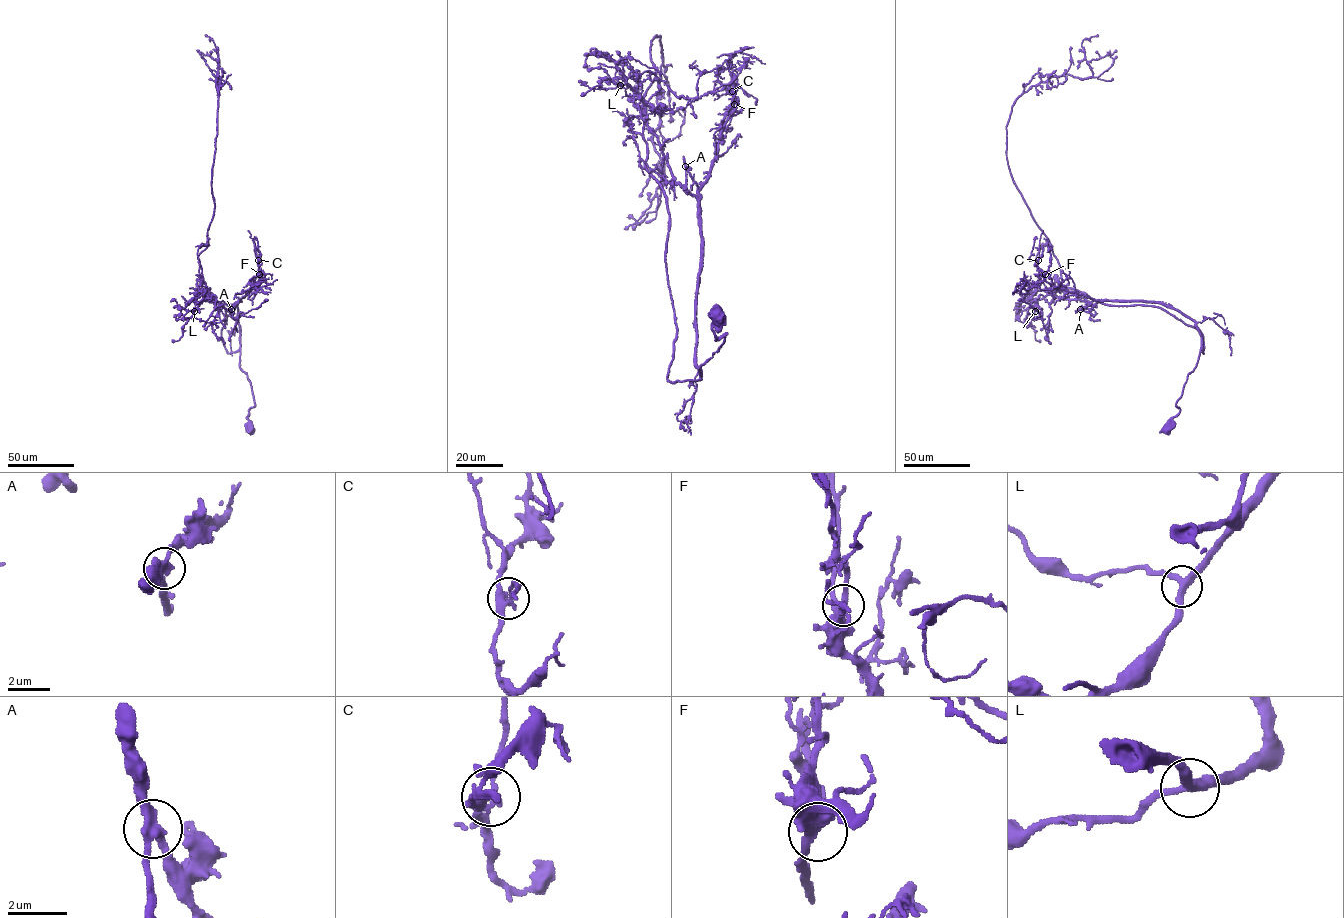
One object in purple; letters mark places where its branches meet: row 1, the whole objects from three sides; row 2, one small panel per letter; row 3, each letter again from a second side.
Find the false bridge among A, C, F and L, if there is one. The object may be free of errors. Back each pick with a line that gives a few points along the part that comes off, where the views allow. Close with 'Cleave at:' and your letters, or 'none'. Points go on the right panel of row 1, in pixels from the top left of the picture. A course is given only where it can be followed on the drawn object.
A: Course of the part to remove: (1080, 309), (1094, 317)
Cleave at: A

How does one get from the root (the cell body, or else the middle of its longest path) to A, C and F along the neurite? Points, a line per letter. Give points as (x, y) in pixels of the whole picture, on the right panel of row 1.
A: (1167, 426), (1179, 412), (1176, 402), (1197, 361), (1201, 336), (1196, 324), (1158, 303), (1093, 300), (1080, 309)
C: (1167, 426), (1197, 361), (1196, 324), (1159, 303), (1093, 300), (1056, 288), (1038, 260)
F: (1167, 426), (1197, 361), (1196, 324), (1159, 303), (1093, 300), (1056, 288), (1045, 274)

